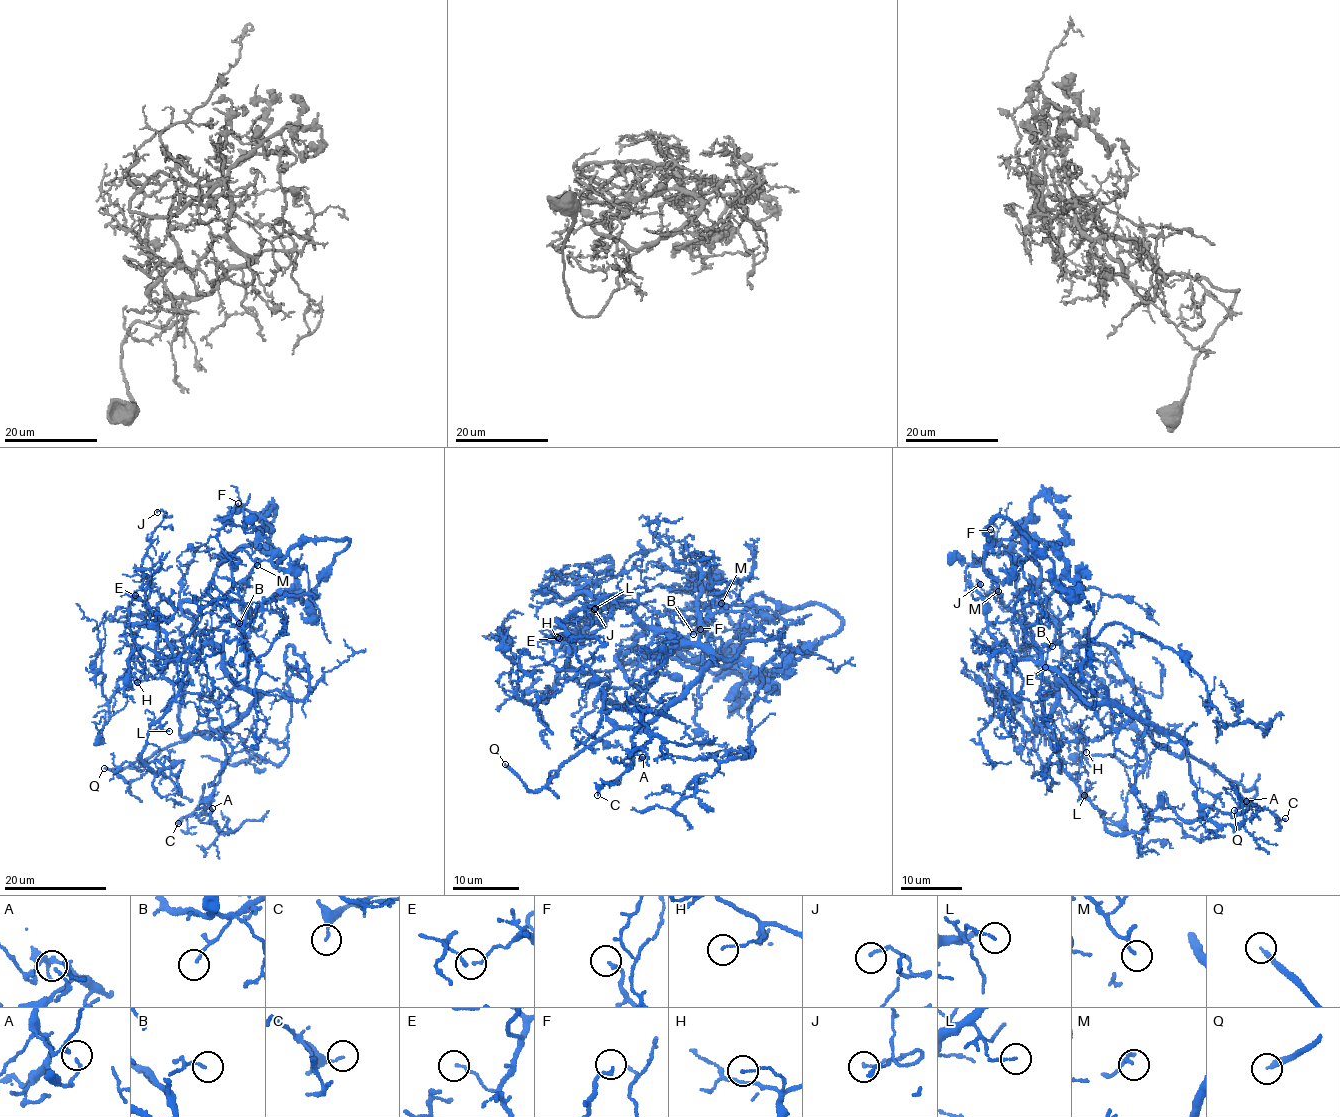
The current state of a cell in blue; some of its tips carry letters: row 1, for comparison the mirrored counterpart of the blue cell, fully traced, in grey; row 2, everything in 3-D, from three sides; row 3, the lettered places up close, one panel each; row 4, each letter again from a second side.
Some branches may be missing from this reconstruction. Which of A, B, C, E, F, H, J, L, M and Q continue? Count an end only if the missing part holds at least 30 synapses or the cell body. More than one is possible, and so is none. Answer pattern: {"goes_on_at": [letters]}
{"goes_on_at": ["L", "Q"]}

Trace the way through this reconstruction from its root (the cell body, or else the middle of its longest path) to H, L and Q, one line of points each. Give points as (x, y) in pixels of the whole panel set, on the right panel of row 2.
H: (1090, 704), (1061, 682), (1058, 702), (1047, 726), (1047, 734), (1056, 747), (1087, 738), (1086, 752)
L: (1090, 704), (1061, 682), (1058, 702), (1047, 726), (1053, 750), (1080, 788), (1080, 798), (1084, 795)
Q: (1090, 704), (1115, 702), (1132, 710), (1180, 737), (1190, 756), (1244, 791), (1254, 787), (1252, 799), (1234, 810)

